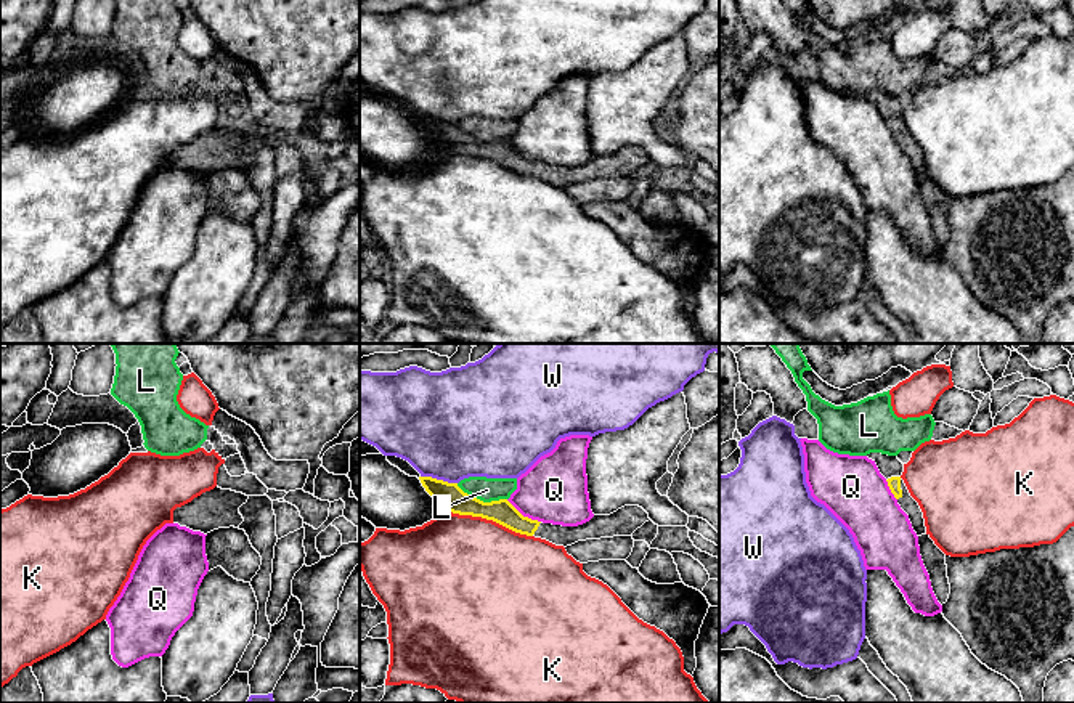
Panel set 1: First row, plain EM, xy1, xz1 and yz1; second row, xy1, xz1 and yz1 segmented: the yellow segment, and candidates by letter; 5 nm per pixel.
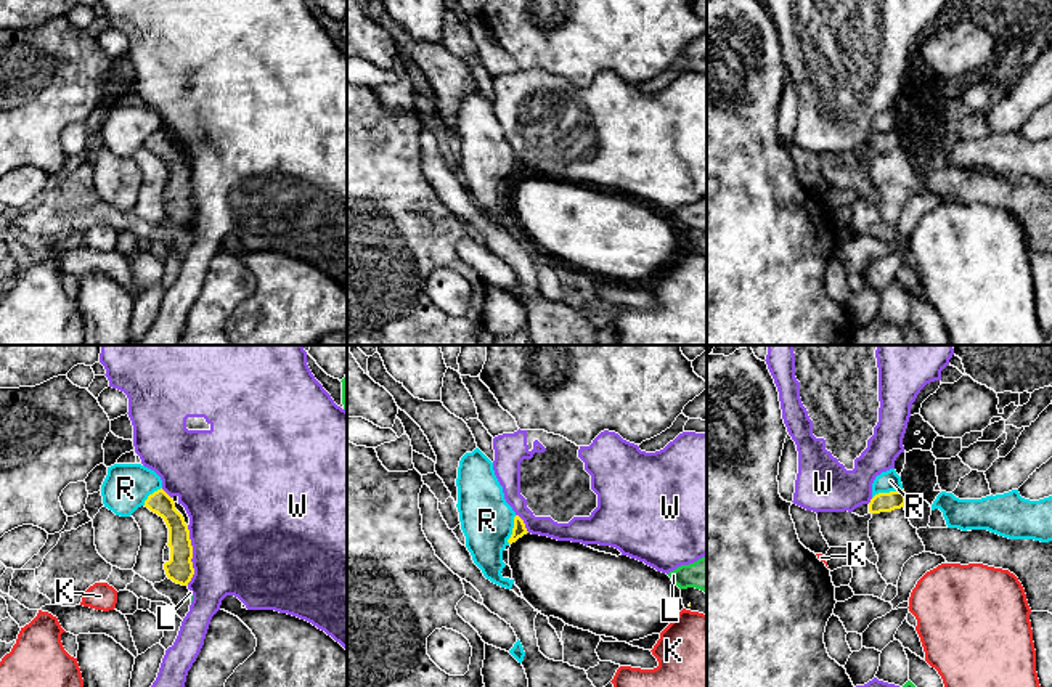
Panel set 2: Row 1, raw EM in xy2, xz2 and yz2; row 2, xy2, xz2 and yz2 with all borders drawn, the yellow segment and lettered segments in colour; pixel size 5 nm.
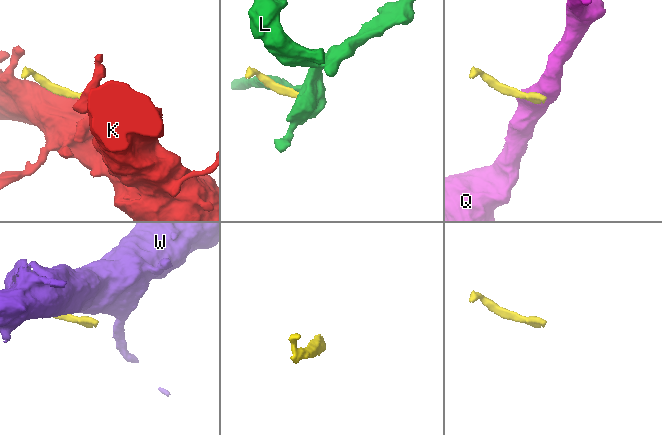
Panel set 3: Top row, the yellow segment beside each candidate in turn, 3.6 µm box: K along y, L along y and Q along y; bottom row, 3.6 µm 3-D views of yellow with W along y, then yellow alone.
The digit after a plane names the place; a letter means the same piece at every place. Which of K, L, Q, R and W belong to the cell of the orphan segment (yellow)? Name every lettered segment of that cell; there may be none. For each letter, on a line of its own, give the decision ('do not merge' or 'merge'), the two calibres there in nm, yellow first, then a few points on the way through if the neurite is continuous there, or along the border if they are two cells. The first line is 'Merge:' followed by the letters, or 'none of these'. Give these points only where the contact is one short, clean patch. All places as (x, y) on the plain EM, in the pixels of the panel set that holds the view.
Merge: none of these
K: do not merge | 130/500 nm
L: do not merge | 130/120 nm
Q: do not merge | 120/340 nm | along xz1 (506, 140), (524, 156), (540, 162)
R: do not merge | 100/100 nm | along yz2 (901, 129), (879, 132), (872, 138)
W: do not merge | 140/480 nm

